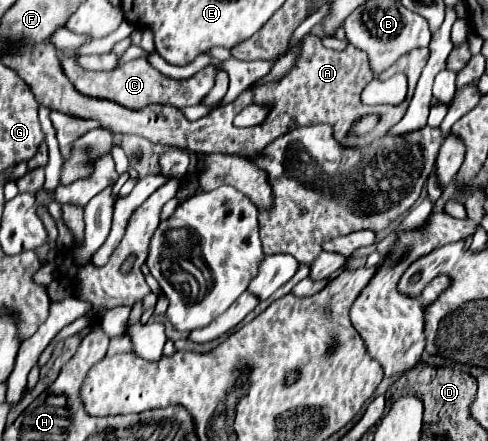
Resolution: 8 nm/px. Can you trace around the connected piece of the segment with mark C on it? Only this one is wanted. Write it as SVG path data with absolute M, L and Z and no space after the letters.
M58 52L58 60L62 64L62 70L66 72L68 80L74 84L74 88L90 98L100 98L100 100L110 100L118 102L124 108L138 110L144 108L146 104L168 104L176 108L186 108L186 106L196 106L204 100L204 96L212 90L214 86L214 76L216 76L216 66L208 64L204 70L194 74L190 80L172 80L158 70L150 66L148 60L138 58L132 62L126 62L122 68L116 68L112 72L88 72L78 64L76 54L66 54Z

